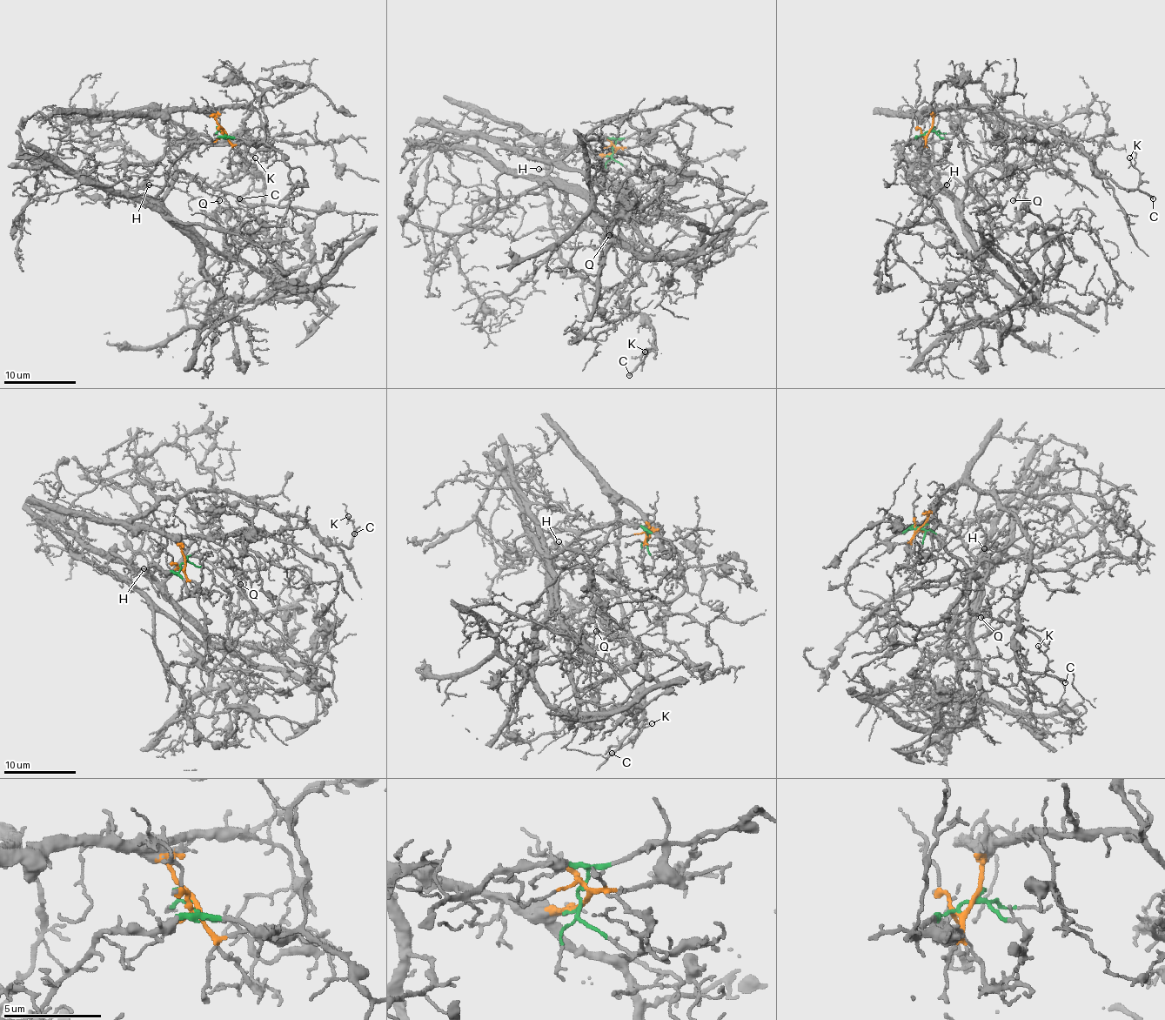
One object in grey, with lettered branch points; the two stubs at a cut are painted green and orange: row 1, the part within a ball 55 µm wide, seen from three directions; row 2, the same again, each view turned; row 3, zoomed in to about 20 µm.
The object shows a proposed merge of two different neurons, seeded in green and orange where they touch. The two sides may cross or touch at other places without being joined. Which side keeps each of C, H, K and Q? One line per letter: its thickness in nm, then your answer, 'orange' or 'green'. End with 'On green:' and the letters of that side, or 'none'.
C: calibre 200 nm; orange
H: calibre 110 nm; green
K: calibre 110 nm; orange
Q: calibre 130 nm; green
On green: H, Q

